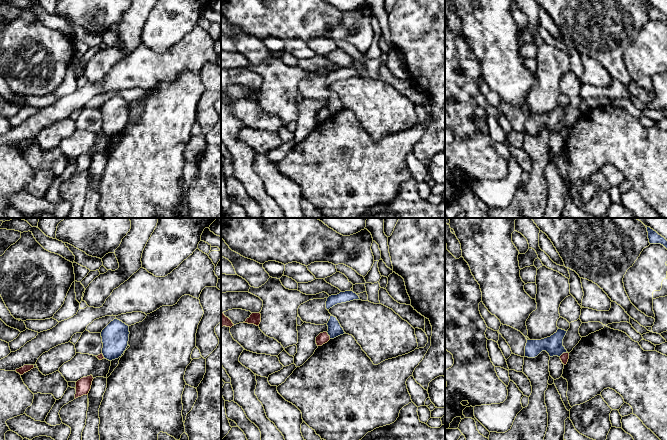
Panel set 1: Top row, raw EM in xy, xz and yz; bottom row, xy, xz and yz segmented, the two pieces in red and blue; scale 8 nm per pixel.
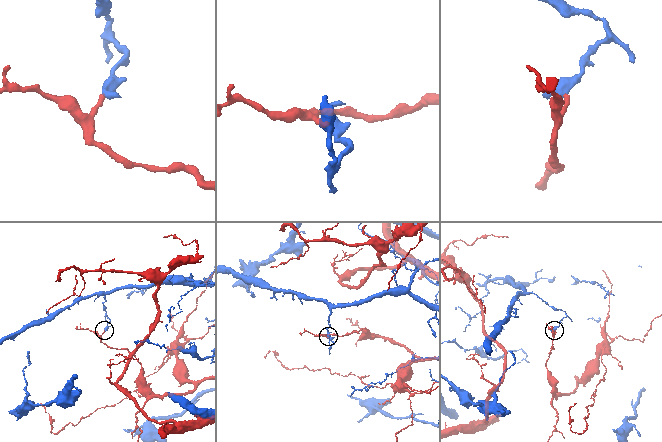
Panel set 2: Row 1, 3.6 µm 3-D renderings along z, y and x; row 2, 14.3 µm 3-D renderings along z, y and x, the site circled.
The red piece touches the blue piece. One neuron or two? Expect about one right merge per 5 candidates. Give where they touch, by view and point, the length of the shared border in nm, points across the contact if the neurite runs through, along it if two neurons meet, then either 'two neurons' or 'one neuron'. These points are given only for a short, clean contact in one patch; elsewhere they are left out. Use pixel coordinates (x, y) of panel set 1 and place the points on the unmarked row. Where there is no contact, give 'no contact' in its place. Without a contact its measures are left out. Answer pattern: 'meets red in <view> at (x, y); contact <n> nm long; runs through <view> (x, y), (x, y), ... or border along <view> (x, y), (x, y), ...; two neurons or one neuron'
meets red in yz at (563, 129); contact 80 nm long; border along yz (567, 128), (559, 132); two neurons

